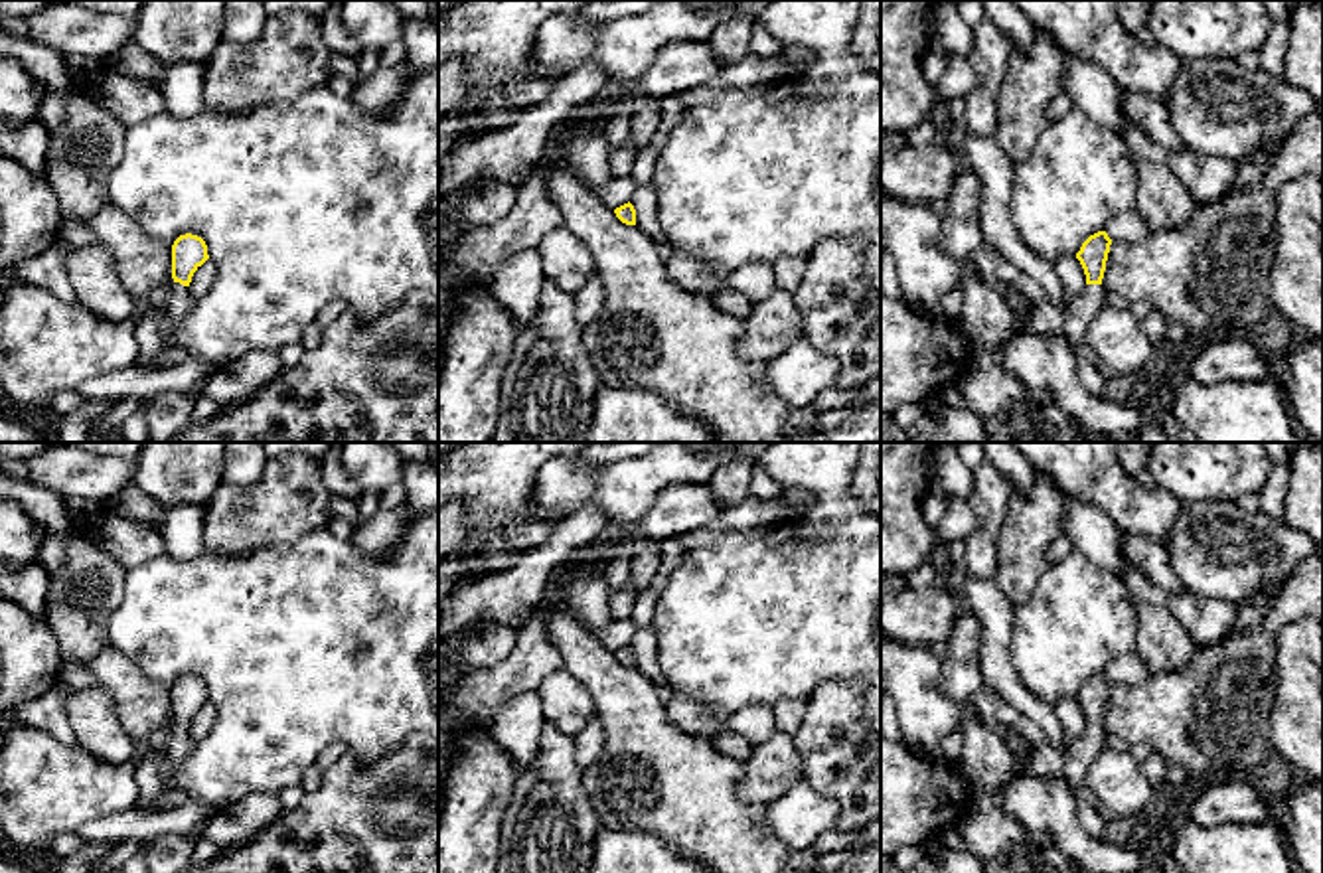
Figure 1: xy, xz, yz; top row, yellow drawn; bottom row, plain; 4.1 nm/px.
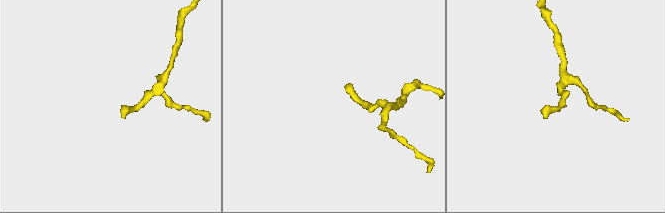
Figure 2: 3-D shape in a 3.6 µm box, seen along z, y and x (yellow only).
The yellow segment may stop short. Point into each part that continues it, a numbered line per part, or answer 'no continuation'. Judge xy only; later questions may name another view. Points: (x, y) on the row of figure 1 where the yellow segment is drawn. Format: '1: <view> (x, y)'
1: xy (182, 299)

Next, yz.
1: yz (1079, 311)

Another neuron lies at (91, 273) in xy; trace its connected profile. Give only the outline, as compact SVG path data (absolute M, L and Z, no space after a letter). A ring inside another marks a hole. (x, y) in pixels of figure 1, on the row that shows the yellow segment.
M99 245L65 255L65 271L77 302L93 316L122 322L136 312L136 300L122 288L113 257Z

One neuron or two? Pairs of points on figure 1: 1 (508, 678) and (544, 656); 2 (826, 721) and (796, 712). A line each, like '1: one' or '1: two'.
1: one
2: two

